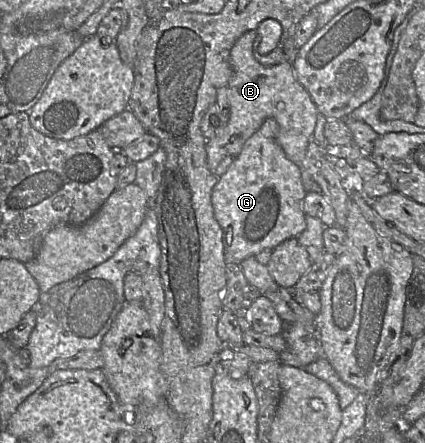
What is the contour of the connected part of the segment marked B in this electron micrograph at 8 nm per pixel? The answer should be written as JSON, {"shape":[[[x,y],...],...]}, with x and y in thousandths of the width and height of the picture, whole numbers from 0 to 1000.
{"shape":[[[581,70],[544,108],[541,142],[548,163],[534,190],[541,257],[529,289],[485,318],[487,375],[492,384],[504,386],[527,354],[555,354],[621,271],[642,266],[654,280],[647,316],[673,354],[706,379],[713,422],[720,433],[729,433],[741,409],[713,377],[713,361],[722,330],[736,314],[748,248],[722,203],[699,181],[685,140],[619,149],[600,133],[593,104],[600,81],[602,70]]]}

